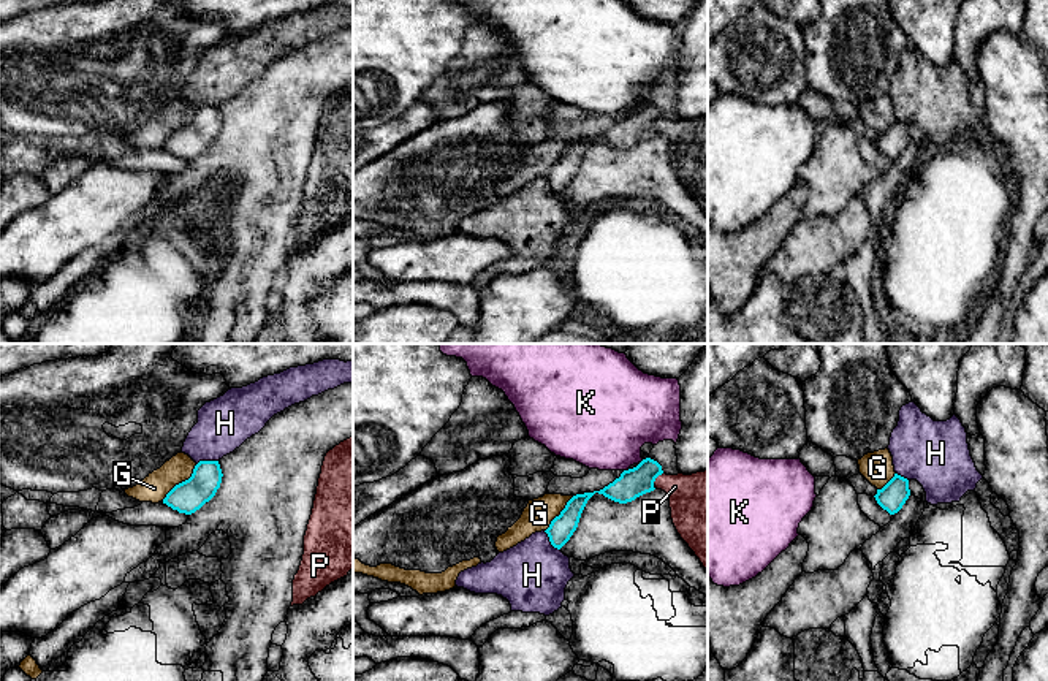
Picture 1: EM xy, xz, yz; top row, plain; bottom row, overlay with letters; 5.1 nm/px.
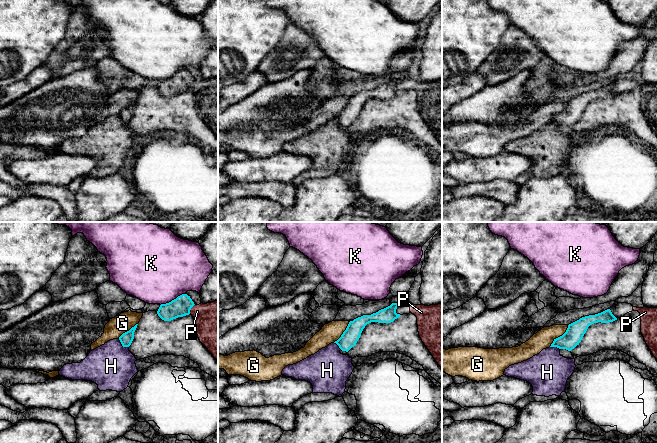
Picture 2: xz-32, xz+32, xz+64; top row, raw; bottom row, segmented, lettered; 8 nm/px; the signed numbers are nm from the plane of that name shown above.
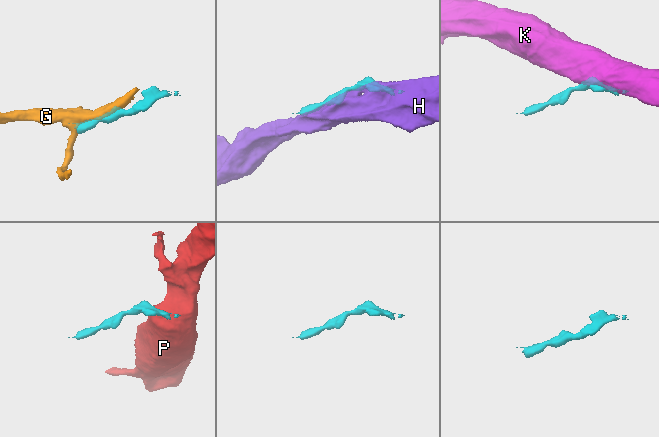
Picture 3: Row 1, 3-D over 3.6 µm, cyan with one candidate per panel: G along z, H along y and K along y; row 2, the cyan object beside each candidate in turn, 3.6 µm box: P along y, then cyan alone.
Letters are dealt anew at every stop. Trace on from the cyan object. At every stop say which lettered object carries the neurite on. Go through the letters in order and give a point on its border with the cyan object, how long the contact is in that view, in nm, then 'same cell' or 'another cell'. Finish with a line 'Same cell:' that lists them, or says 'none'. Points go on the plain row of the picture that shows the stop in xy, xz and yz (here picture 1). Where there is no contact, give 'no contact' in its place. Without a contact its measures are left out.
G: xy (182, 127) | 260 nm | another cell
H: xz (550, 186) | 130 nm | another cell
K: xz (626, 116) | 30 nm | another cell
P: xz (656, 122) | 80 nm | another cell
Same cell: none

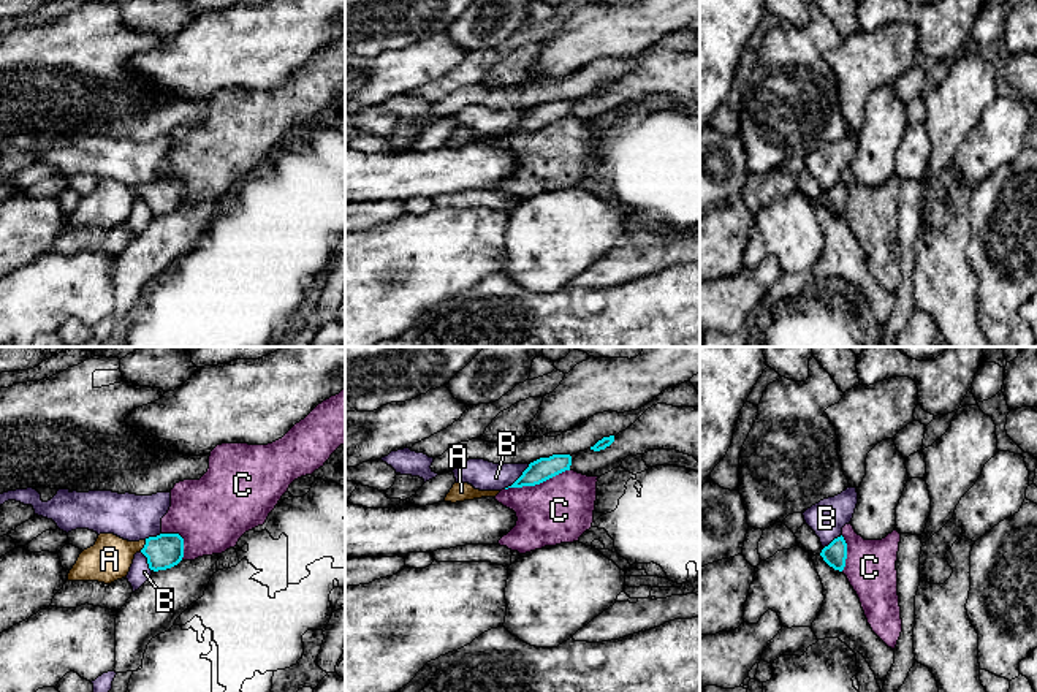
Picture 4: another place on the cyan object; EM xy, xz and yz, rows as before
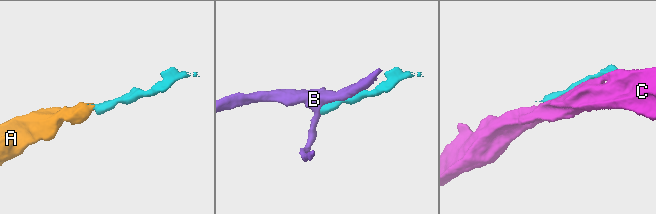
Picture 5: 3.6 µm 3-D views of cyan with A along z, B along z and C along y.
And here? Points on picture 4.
A: xy (144, 192) | 70 nm | same cell
B: xz (518, 124) | 180 nm | another cell
C: xz (537, 129) | 340 nm | another cell
Same cell: A

